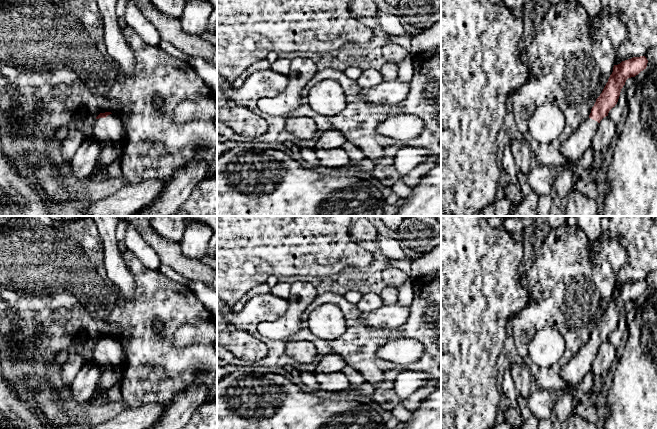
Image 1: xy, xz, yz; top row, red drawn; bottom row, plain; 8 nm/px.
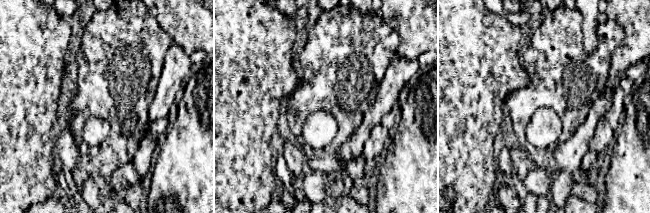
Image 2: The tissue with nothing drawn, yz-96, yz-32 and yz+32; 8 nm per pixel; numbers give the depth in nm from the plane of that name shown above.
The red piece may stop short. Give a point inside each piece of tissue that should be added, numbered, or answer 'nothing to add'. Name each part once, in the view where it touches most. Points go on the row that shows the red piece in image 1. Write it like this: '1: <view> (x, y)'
1: xy (108, 131)

